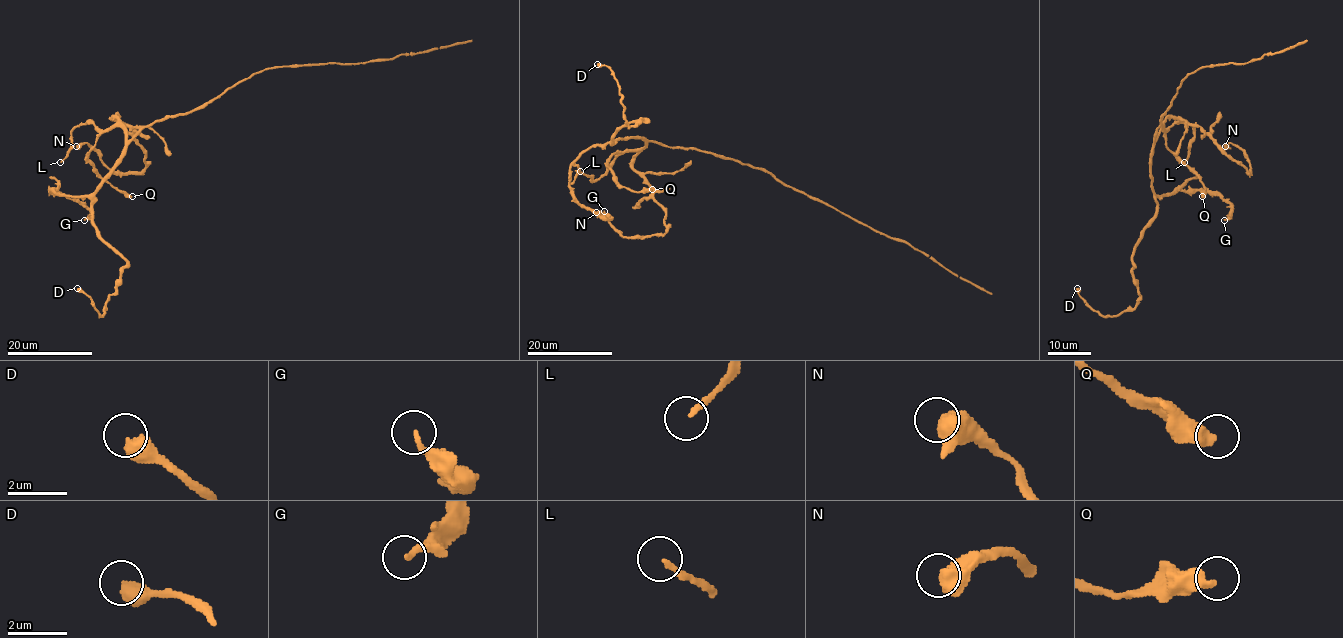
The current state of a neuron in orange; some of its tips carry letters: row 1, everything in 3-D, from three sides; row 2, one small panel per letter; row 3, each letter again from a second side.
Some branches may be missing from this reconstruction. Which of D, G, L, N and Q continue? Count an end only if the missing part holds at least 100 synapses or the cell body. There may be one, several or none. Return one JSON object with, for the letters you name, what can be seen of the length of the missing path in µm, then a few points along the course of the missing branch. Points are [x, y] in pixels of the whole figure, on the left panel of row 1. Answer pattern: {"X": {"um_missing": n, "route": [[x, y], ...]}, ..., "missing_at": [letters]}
{"missing_at": []}

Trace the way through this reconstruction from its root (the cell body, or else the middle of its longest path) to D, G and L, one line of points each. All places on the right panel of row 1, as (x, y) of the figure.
D: (1164, 113), (1151, 158), (1157, 216), (1132, 257), (1140, 300), (1132, 309), (1100, 316), (1077, 288)
G: (1164, 113), (1152, 148), (1151, 190), (1158, 196), (1178, 191), (1213, 191), (1230, 205), (1230, 214), (1224, 220)
L: (1164, 113), (1153, 140), (1162, 127), (1166, 130), (1177, 123), (1191, 125), (1194, 129), (1190, 153), (1184, 162)

